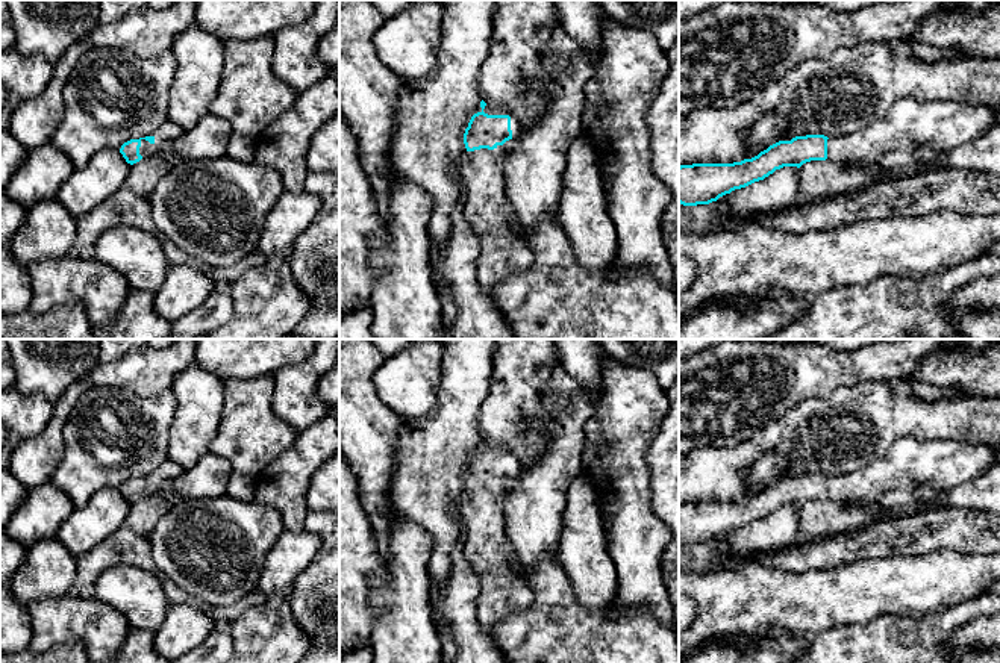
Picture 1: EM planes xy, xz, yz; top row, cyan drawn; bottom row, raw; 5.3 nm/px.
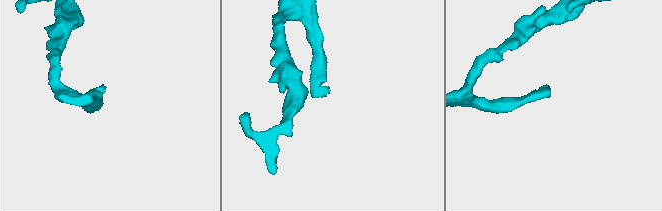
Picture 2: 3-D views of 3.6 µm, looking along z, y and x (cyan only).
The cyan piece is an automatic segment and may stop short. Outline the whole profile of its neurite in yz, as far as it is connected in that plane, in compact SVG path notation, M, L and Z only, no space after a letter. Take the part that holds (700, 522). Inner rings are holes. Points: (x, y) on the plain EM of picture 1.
M903 436L885 456L842 475L795 475L779 480L752 498L733 503L692 503L679 506L679 542L709 543L735 528L764 519L776 509L811 500L870 503L891 510L932 507L941 490L985 474L997 454L982 444L918 440Z

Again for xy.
M155 475L130 478L121 484L120 492L123 493L127 503L133 504L141 498L147 498L158 493L161 489L161 483L162 481Z

